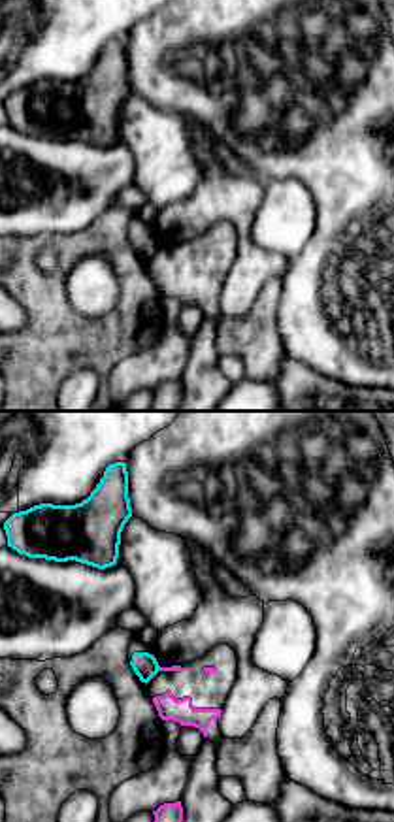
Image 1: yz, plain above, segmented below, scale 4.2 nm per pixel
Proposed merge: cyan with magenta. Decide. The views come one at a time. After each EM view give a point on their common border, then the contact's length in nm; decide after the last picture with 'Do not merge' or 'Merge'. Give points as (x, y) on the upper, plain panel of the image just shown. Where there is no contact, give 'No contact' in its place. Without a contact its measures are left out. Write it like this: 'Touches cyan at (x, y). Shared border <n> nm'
No contact

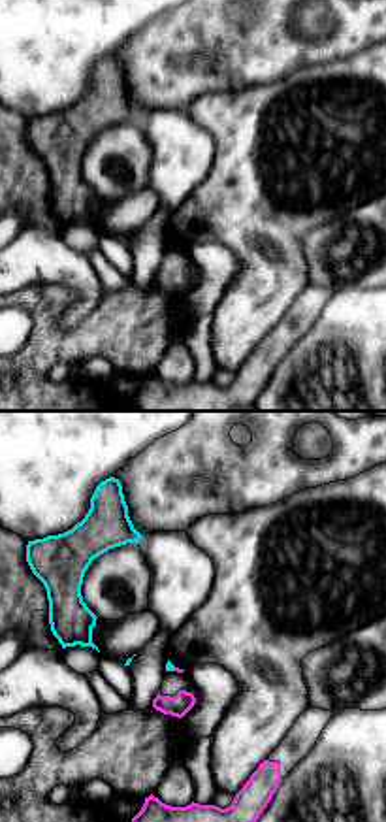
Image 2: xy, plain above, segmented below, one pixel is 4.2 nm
No contact

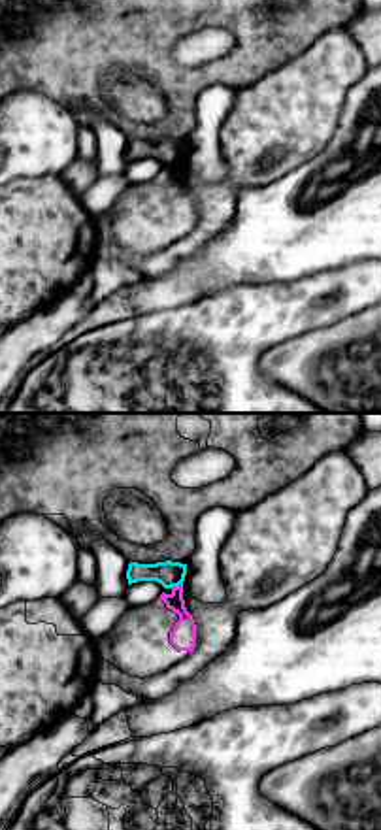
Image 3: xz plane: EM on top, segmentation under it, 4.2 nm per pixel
Touches cyan at (176, 163). Shared border 60 nm

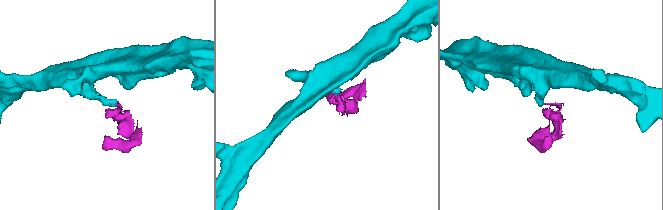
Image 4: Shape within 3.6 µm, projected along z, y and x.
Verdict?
Do not merge

